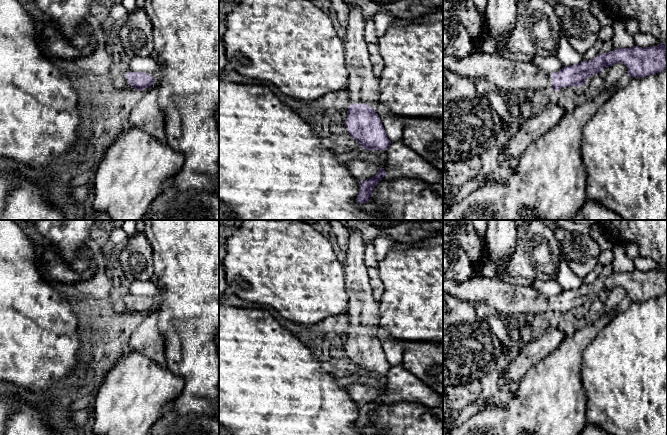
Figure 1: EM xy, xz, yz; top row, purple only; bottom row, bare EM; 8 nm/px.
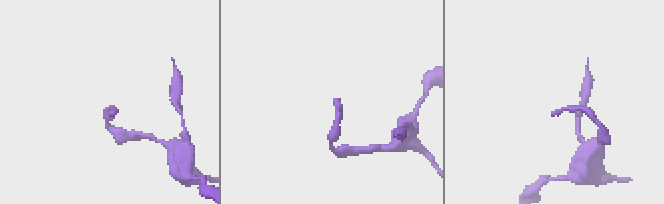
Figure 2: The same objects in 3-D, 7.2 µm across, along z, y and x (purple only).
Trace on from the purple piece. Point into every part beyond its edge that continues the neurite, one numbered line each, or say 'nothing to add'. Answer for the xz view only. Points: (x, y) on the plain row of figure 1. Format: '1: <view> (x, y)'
1: xz (363, 310)

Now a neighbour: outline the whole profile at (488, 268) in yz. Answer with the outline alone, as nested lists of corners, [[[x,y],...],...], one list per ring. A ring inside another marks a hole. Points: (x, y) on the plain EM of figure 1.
[[[485,247],[483,259],[480,267],[480,275],[486,278],[496,277],[496,270],[499,262],[494,260],[490,254],[488,247]]]

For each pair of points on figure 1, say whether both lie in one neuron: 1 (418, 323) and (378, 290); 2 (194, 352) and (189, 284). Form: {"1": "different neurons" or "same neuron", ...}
{"1": "different neurons", "2": "same neuron"}

